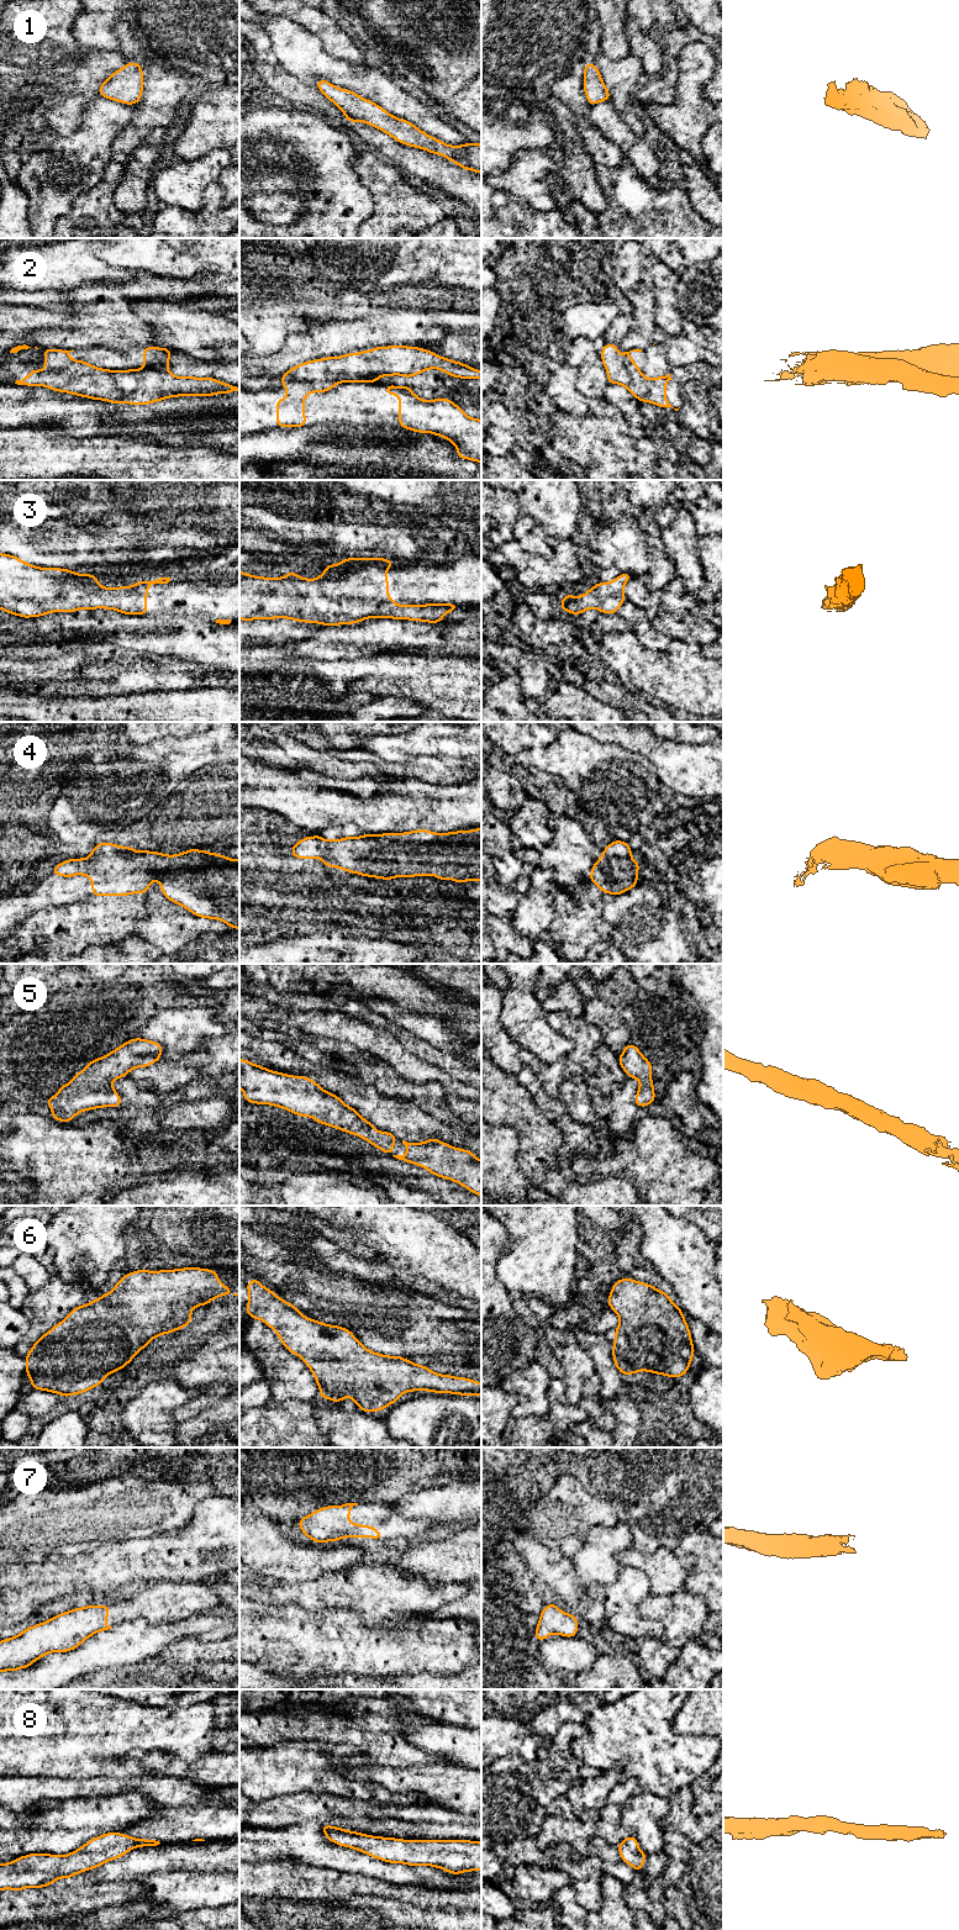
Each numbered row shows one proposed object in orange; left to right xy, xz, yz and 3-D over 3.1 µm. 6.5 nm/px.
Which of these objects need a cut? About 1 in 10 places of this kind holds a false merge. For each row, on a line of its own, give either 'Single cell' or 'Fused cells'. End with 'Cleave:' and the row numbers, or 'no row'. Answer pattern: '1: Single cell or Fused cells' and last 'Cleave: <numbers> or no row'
1: Single cell
2: Fused cells
3: Single cell
4: Single cell
5: Single cell
6: Single cell
7: Single cell
8: Single cell
Cleave: 2

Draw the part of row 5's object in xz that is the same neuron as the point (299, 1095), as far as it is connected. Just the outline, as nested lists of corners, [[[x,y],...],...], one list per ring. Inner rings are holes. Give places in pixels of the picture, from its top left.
[[[239,1059],[239,1087],[248,1103],[270,1104],[301,1117],[313,1118],[320,1124],[360,1137],[381,1151],[392,1155],[391,1151],[397,1137],[389,1132],[376,1130],[370,1122],[358,1113],[358,1111],[343,1103],[337,1095],[325,1091],[310,1077],[276,1072],[262,1065]],[[431,1138],[423,1143],[407,1143],[402,1140],[402,1144],[406,1146],[407,1154],[392,1155],[394,1158],[405,1162],[420,1165],[427,1169],[431,1175],[454,1181],[481,1197],[481,1160],[470,1150],[454,1148],[436,1138]]]

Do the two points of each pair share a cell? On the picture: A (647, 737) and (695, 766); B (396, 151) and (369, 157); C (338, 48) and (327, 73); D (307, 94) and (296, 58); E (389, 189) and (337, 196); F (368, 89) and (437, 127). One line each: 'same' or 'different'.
A: same
B: different
C: different
D: different
E: different
F: same

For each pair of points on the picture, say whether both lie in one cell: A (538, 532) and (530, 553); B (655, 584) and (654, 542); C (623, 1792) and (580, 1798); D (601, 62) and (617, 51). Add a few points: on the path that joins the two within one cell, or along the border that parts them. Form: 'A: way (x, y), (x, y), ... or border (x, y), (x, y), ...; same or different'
A: way (538, 537), (538, 544), (535, 548); same
B: way (657, 574), (657, 552); same
C: border (617, 1781), (606, 1803), (599, 1810); different
D: border (600, 52), (612, 59), (622, 59), (630, 54); different

